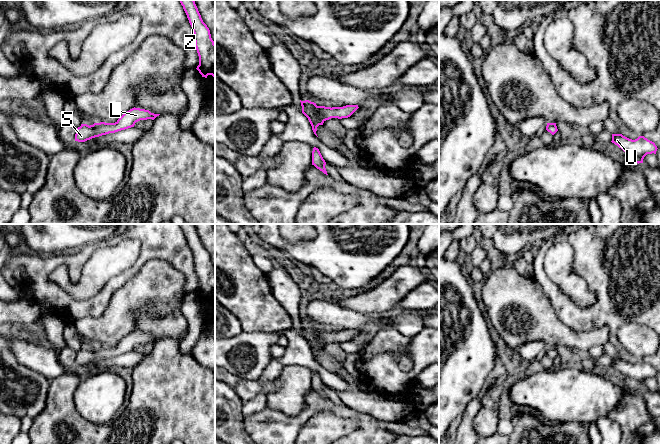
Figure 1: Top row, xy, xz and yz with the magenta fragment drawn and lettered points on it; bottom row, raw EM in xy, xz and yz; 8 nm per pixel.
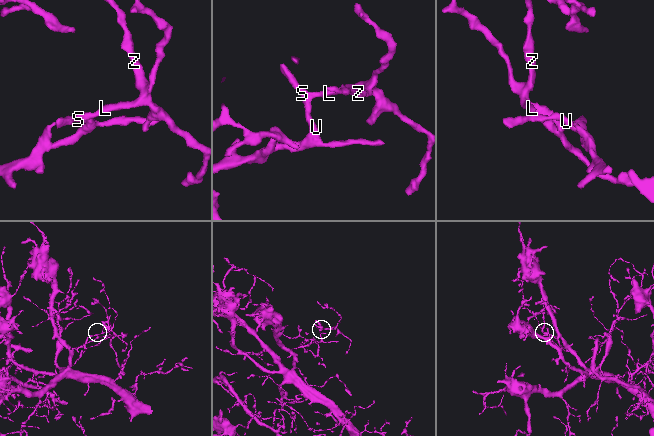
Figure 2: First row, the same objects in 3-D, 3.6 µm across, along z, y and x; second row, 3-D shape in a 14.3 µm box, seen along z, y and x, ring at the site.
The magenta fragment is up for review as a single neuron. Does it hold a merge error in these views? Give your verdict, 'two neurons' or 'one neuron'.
one neuron

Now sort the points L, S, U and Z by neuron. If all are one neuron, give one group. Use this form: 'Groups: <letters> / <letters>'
Groups: L S U Z

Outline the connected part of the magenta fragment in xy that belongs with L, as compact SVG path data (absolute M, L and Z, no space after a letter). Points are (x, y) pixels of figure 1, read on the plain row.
M134 331L125 336L115 347L100 346L90 350L81 348L81 350L77 352L75 365L85 366L95 361L125 354L134 351L135 347L140 344L154 344L159 339L160 338L151 337L149 334Z

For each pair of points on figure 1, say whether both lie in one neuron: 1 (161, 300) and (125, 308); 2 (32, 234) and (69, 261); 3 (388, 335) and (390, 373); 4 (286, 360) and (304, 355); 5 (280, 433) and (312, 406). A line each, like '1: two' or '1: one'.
1: one
2: two
3: two
4: one
5: one

